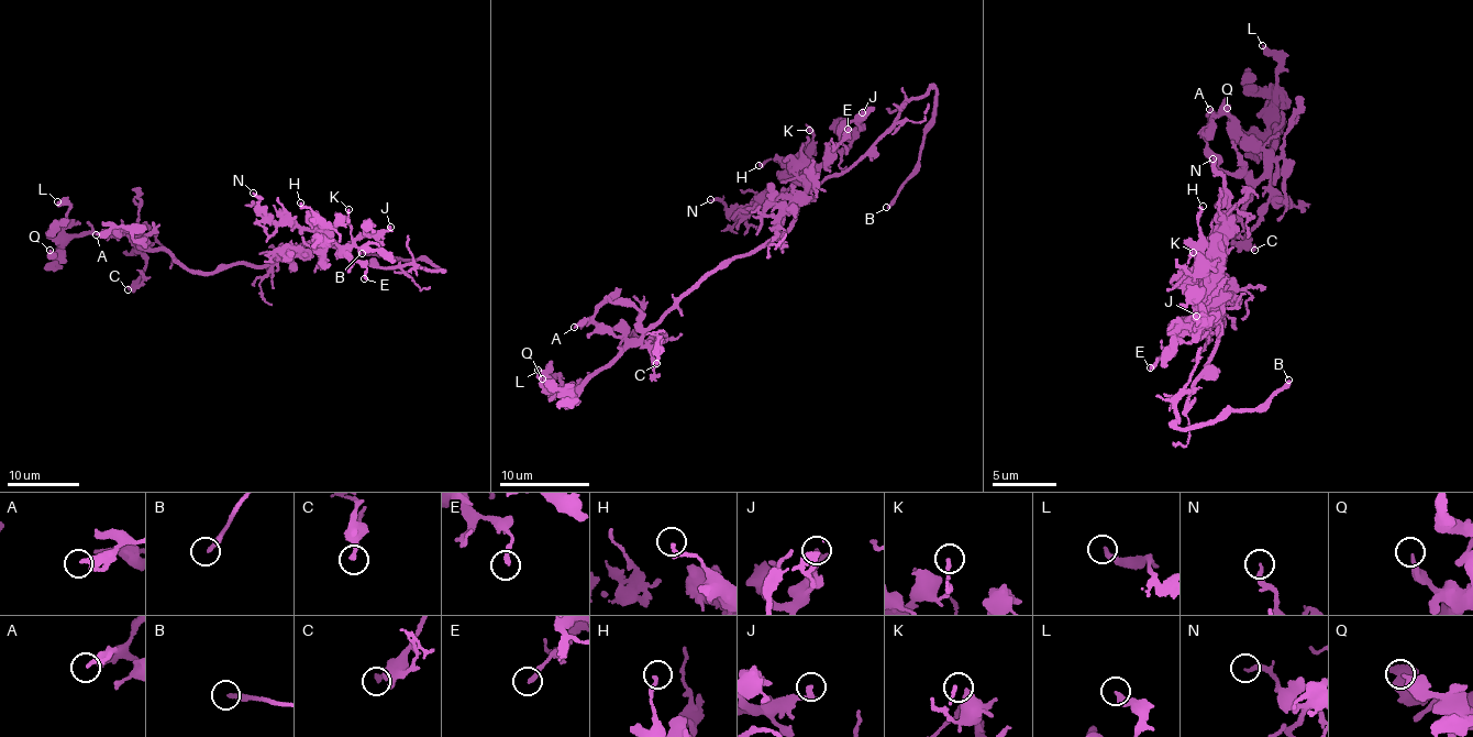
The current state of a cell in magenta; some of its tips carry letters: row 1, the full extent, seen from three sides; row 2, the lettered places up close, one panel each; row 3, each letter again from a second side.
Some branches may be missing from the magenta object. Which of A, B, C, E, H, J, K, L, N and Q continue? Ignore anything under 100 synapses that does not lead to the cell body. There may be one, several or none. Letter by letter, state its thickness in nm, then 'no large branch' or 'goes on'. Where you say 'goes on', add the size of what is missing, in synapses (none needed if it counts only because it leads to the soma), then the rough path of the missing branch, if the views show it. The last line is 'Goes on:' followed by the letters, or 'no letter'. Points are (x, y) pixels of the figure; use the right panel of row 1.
A: 320 nm thick; no large branch
B: 240 nm thick; goes on; missing branch runs (1288, 380), (1310, 371), (1325, 374), (1335, 371), (1362, 387), (1353, 389)
C: 240 nm thick; no large branch
E: 220 nm thick; no large branch
H: 220 nm thick; no large branch
J: 260 nm thick; no large branch
K: 150 nm thick; no large branch
L: 360 nm thick; no large branch
N: 240 nm thick; no large branch
Q: 300 nm thick; no large branch
Goes on: B

